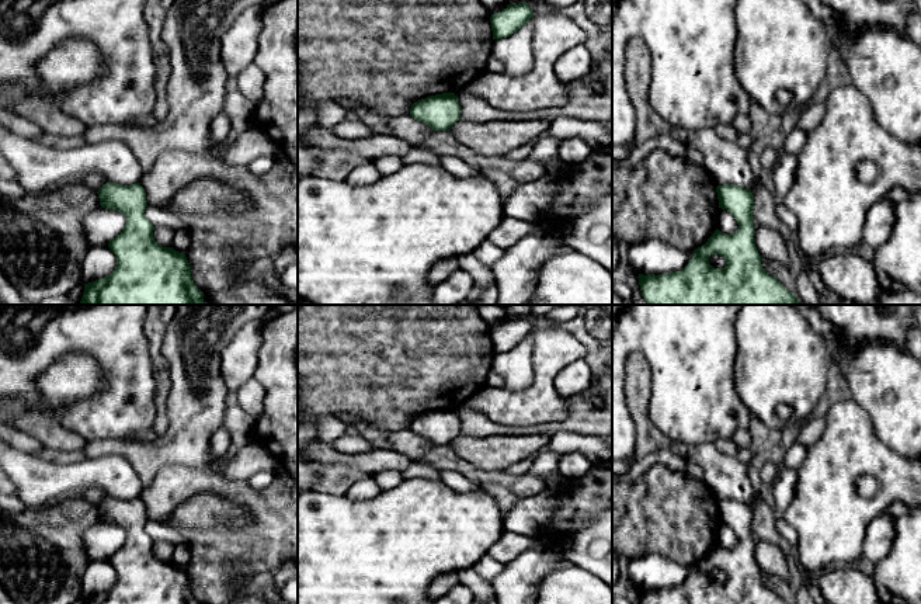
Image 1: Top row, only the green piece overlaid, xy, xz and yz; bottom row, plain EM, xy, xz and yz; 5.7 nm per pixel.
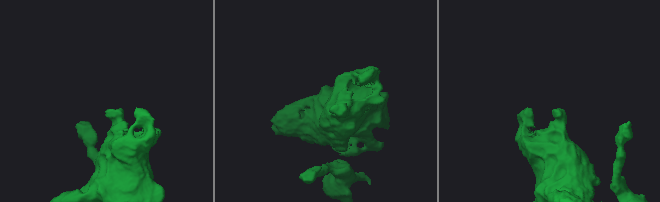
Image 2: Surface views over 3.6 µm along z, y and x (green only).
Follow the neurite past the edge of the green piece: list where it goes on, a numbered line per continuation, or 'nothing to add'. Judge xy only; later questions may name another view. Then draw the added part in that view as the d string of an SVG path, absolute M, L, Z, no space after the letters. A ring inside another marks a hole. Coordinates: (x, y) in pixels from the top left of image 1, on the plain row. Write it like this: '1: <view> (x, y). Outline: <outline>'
nothing to add

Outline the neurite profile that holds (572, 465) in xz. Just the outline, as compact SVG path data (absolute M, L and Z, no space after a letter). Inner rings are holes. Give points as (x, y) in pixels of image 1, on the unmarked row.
M569 452L560 455L557 462L559 472L567 479L576 479L583 476L592 464L581 452Z

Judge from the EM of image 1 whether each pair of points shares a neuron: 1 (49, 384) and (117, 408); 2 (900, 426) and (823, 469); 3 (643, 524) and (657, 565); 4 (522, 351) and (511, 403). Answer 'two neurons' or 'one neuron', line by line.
1: two neurons
2: two neurons
3: two neurons
4: two neurons

